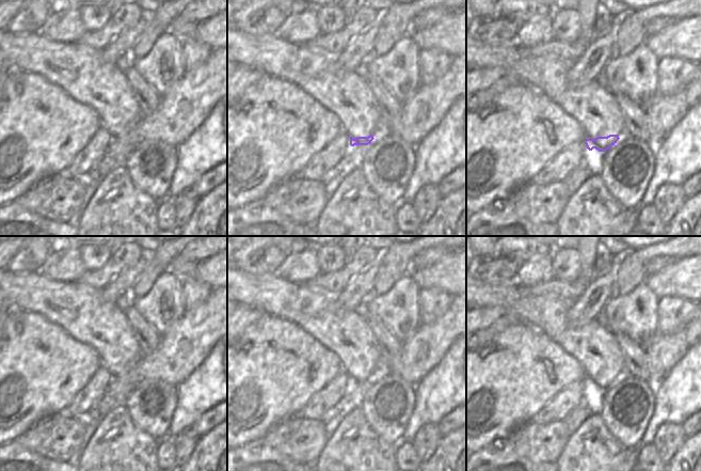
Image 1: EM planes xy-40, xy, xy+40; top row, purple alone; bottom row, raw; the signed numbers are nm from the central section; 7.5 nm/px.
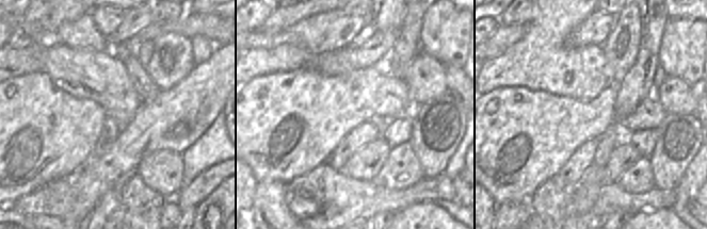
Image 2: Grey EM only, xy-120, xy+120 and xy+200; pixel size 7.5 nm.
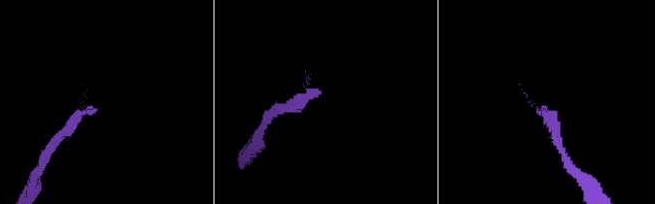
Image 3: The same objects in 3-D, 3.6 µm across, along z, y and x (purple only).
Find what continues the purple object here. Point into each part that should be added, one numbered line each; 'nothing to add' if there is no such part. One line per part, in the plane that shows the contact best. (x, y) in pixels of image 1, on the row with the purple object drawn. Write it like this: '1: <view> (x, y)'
1: xy (338, 153)

